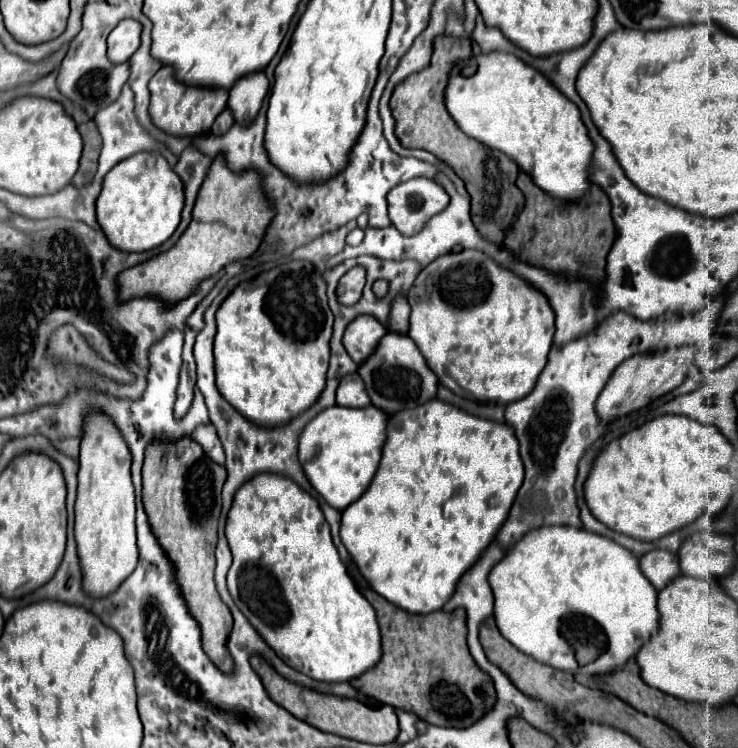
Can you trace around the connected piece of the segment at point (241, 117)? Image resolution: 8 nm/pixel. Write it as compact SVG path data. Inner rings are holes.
M263 72L241 76L229 90L229 102L227 102L227 106L233 110L235 120L241 124L249 124L257 116L267 92L269 92L269 80Z

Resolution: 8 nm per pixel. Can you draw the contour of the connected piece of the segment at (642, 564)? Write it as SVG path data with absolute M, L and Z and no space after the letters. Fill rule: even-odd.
M669 550L645 552L643 556L639 556L639 568L643 570L643 576L647 576L657 590L661 590L667 582L671 582L681 572L677 564L677 556Z

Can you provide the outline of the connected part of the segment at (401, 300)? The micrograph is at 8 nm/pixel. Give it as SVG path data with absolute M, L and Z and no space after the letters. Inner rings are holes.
M397 296L397 298L393 300L393 308L391 308L391 314L389 314L387 329L402 335L407 334L410 314L411 306L409 306L407 298L405 298L405 296Z

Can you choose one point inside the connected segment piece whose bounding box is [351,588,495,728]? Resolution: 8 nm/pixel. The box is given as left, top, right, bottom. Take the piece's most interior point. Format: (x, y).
(426, 668)

